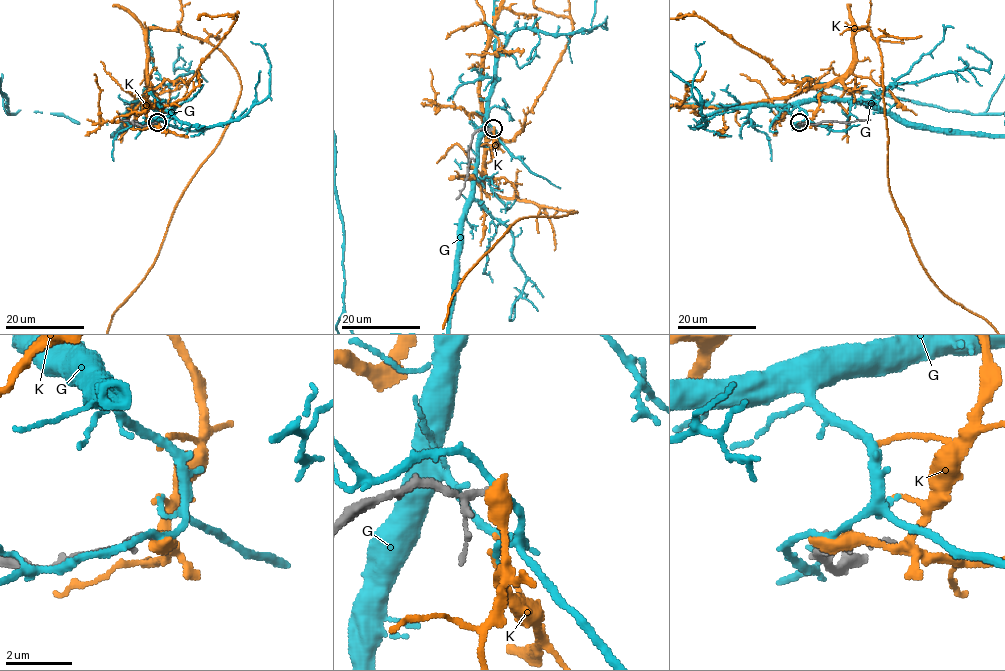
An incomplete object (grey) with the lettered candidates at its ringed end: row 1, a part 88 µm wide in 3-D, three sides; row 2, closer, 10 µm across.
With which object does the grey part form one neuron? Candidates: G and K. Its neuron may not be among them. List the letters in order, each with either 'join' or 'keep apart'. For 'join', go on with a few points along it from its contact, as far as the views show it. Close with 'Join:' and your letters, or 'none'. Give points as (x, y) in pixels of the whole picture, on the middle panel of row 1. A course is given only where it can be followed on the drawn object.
G: keep apart
K: keep apart
Join: none

